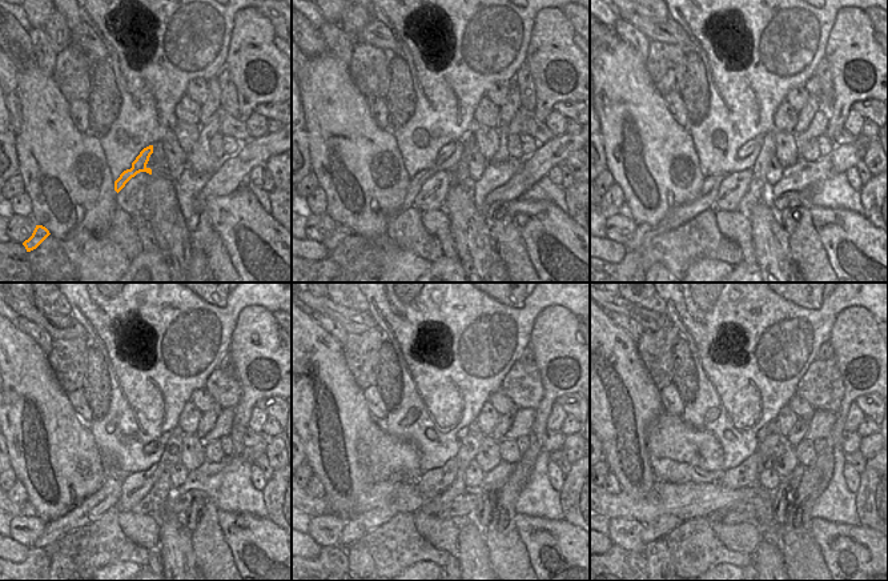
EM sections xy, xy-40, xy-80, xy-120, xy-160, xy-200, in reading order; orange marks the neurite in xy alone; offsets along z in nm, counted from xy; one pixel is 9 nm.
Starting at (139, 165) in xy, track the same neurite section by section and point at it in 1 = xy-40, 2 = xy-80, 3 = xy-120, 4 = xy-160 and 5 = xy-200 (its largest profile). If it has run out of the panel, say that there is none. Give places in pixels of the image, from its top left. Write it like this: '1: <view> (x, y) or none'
1: xy-40 (418, 180)
2: xy-80 (683, 213)
3: xy-120 (107, 497)
4: xy-160 (357, 527)
5: xy-200 (657, 529)

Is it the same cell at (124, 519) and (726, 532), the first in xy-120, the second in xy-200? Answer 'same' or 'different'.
same

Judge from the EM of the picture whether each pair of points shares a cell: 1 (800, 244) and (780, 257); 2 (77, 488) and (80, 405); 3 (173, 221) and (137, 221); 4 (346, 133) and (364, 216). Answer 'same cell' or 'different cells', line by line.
1: different cells
2: different cells
3: different cells
4: same cell

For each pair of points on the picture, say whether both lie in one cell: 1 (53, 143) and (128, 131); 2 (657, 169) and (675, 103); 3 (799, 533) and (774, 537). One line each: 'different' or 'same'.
1: different
2: different
3: different

